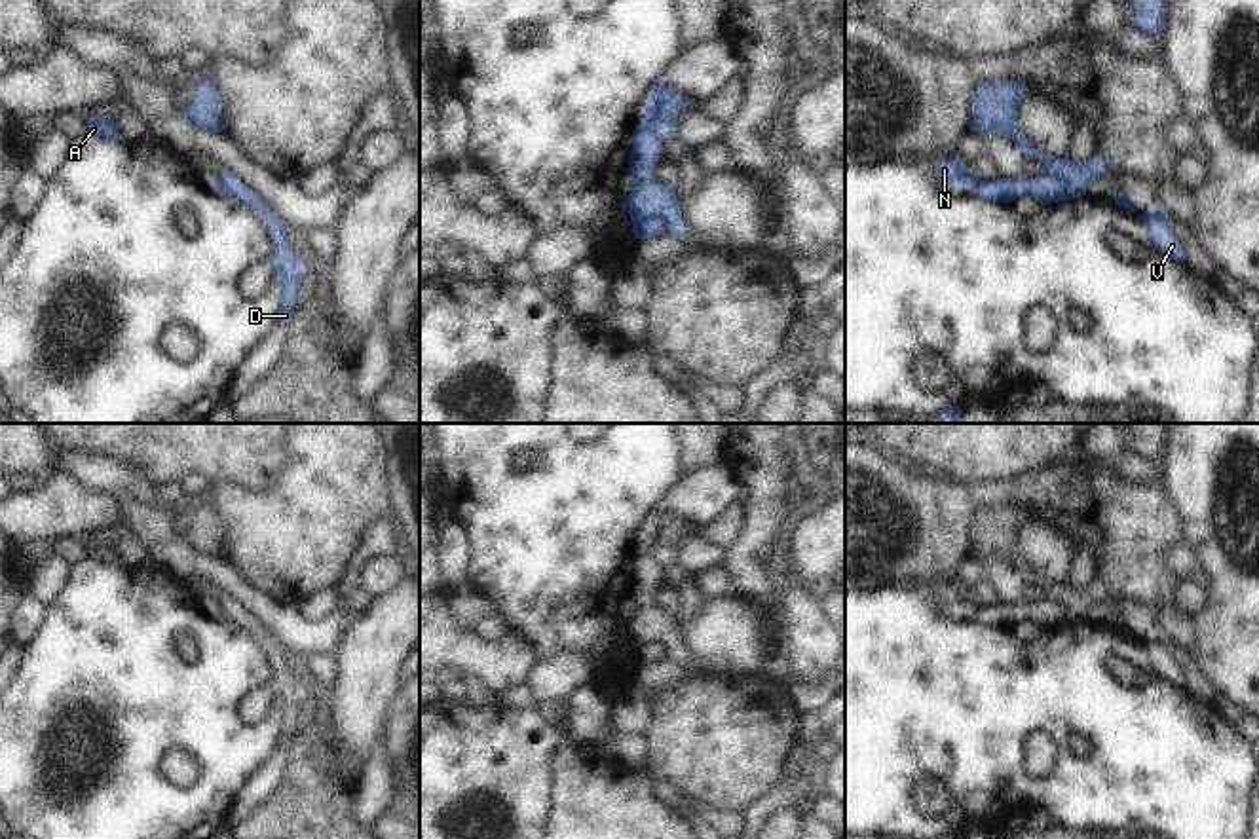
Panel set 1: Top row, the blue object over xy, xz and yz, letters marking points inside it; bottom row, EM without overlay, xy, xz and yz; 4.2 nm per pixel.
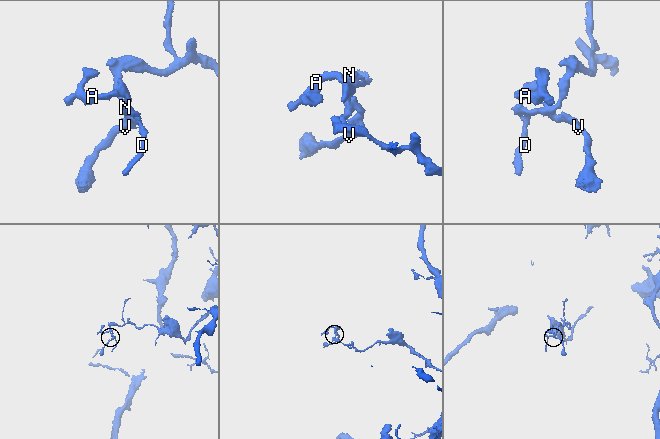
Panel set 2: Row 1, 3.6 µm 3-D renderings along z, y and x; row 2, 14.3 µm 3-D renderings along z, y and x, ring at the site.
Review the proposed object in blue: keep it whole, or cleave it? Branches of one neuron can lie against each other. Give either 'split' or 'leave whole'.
split

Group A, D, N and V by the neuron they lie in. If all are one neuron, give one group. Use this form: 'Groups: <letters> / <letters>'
Groups: A V / D N

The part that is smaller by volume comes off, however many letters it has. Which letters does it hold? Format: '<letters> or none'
D, N

